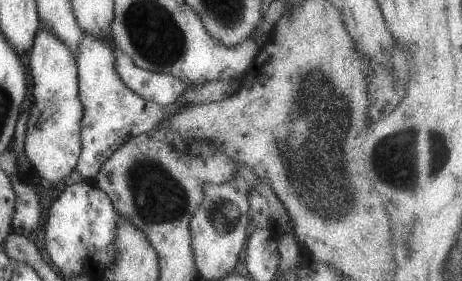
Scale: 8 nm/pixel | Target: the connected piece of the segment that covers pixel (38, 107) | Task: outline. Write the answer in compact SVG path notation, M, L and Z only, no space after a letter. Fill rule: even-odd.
M41 26L35 32L27 66L33 78L33 101L26 124L24 153L37 178L55 185L63 182L65 176L75 169L81 153L80 123L83 112L78 96L76 58L49 28Z

